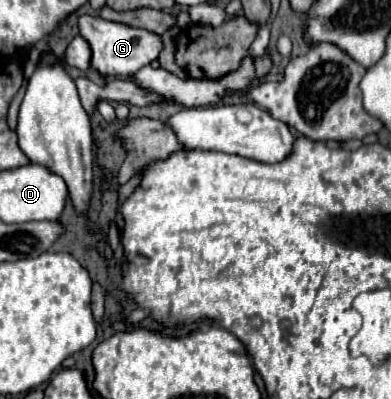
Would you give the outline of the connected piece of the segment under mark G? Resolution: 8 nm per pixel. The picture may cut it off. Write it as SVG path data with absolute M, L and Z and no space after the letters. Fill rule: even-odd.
M81 16L79 30L91 46L91 70L109 78L135 74L139 68L155 62L163 50L163 40L159 34L119 22L107 22L99 16Z

